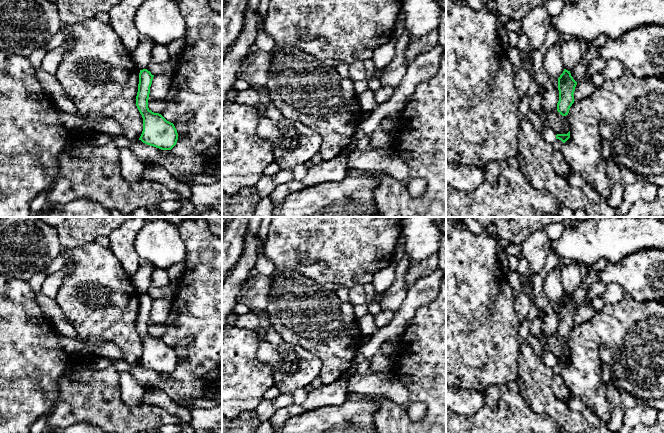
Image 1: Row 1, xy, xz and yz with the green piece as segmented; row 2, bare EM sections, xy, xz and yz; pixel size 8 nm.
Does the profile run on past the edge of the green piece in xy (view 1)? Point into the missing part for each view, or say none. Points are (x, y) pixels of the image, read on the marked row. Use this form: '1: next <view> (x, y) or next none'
1: next none

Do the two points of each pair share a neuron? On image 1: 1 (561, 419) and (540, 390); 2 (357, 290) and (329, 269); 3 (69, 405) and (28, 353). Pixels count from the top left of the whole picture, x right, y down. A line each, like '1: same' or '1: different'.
1: same
2: different
3: different

